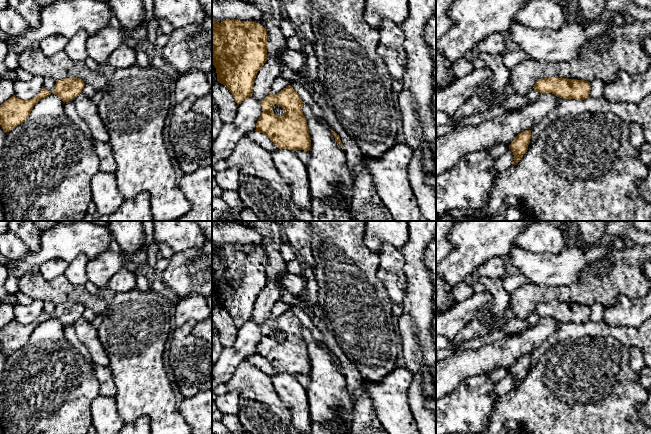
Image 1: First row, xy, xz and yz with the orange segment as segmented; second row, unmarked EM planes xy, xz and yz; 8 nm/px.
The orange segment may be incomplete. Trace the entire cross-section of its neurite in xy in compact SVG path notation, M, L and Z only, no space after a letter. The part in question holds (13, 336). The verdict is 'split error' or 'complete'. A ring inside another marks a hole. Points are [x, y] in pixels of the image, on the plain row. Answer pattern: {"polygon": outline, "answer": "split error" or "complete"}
{"polygon": "M66 302L57 304L52 316L42 312L42 314L30 324L21 324L13 319L0 329L0 349L7 357L25 346L34 329L41 323L46 322L53 317L60 321L65 327L66 325L73 324L82 317L84 310L85 307L80 302Z", "answer": "complete"}

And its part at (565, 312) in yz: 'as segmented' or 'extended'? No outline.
as segmented

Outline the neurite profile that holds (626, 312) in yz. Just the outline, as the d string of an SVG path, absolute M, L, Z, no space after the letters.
M651 291L643 298L630 299L620 296L615 305L605 307L602 324L611 327L639 327L651 317Z

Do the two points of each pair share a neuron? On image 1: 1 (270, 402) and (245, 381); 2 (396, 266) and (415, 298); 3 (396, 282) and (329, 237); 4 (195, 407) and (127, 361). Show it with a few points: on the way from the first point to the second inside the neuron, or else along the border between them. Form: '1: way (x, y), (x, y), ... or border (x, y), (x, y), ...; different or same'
1: way (264, 399), (251, 386); same
2: border (405, 262), (407, 291), (401, 305); different
3: border (378, 254), (377, 277), (386, 291); different
4: border (177, 401), (177, 409), (187, 423); different

